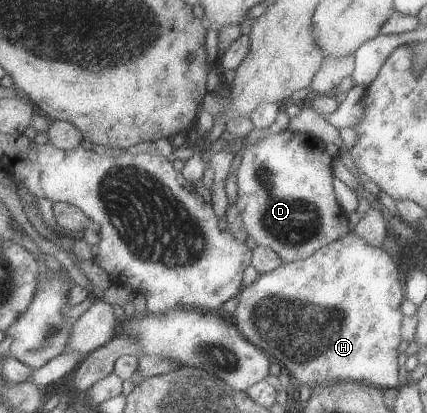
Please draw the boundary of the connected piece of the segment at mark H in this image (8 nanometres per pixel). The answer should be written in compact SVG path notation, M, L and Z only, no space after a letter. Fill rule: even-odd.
M350 226L349 231L343 237L339 237L339 239L335 239L332 243L323 245L323 247L317 249L310 257L295 262L282 262L279 267L275 267L269 273L258 274L252 283L243 286L240 293L236 296L237 307L232 314L232 322L237 331L241 333L243 339L247 339L249 343L267 354L272 361L276 361L296 385L302 384L313 387L325 385L326 383L350 380L372 384L377 388L382 388L383 391L390 387L398 388L402 383L402 377L397 370L399 369L399 366L397 366L397 355L399 354L397 346L401 340L399 325L401 325L402 316L399 312L399 303L405 298L402 286L403 280L403 274L394 265L391 256L381 247L374 248L367 245L357 233L353 232L352 226Z

